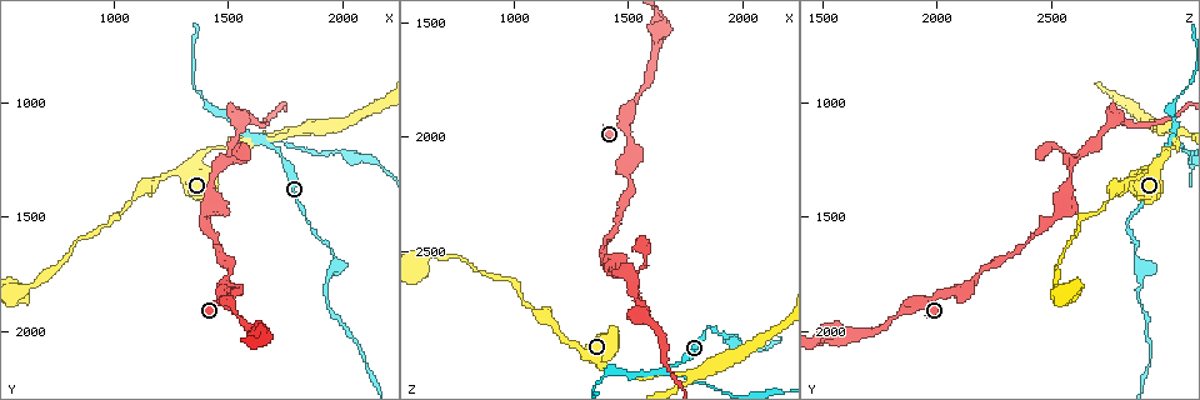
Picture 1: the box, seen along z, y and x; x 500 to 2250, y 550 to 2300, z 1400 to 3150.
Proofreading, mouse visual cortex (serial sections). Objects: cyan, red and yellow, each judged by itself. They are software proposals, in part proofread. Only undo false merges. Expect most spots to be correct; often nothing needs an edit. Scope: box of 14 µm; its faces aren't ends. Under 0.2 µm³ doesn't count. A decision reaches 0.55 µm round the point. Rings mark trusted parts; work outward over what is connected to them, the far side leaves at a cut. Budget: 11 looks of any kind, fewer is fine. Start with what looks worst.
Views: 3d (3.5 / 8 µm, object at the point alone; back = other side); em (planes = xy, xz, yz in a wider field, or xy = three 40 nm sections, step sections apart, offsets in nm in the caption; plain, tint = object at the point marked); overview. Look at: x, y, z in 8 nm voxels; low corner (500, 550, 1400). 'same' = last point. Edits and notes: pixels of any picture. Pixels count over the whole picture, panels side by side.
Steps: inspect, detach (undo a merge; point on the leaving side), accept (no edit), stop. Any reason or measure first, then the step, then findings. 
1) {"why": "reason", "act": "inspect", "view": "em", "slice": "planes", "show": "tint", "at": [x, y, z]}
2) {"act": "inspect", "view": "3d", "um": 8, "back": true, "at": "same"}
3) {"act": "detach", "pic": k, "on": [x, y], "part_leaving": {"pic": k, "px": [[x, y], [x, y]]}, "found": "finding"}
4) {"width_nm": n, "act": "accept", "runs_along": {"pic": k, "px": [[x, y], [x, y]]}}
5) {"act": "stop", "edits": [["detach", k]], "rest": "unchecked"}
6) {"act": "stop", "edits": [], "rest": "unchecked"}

{"why": "sharp bend", "act": "inspect", "view": "em", "slice": "xy", "step": 1, "show": "tint", "at": [1630, 1150, 3010]}

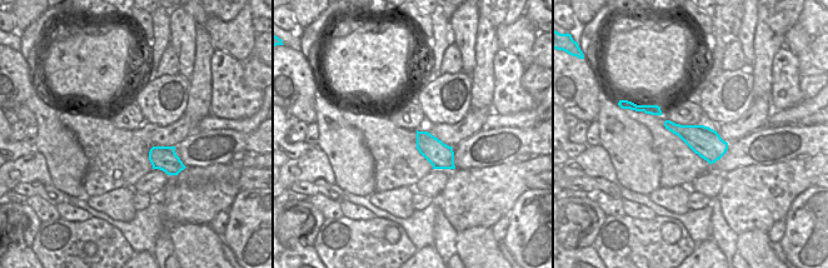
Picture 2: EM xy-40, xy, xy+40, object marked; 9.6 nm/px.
{"why": "wider look", "act": "inspect", "view": "3d", "um": 3.5, "at": "same"}

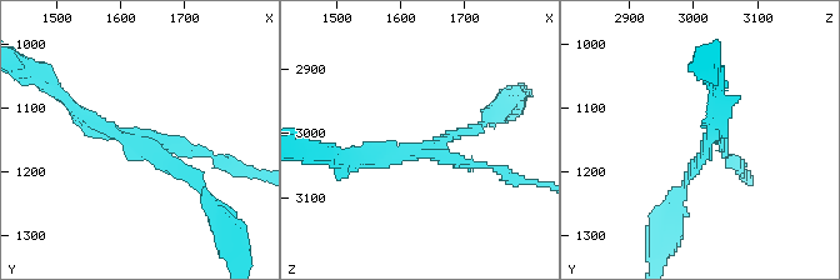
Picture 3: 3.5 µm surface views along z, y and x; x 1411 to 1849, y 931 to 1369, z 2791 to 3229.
{"act": "detach", "pic": 3, "on": [729, 163], "part_leaving": {"pic": 3, "px": [[720, 141], [749, 180]]}, "found": "a second cell is stuck on"}

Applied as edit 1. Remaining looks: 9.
{"why": "narrows sharply", "act": "inspect", "view": "3d", "um": 3.5, "at": [1430, 1320, 2580]}

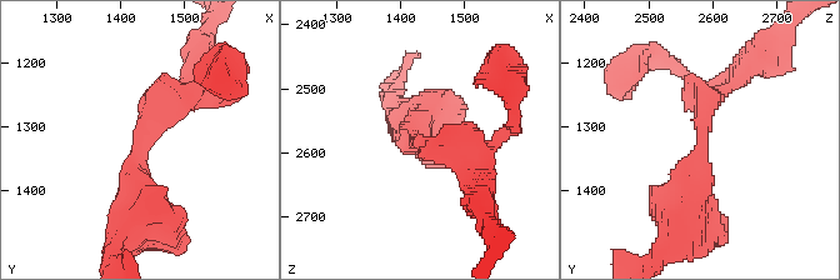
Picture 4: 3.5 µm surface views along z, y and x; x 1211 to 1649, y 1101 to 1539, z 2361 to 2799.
{"arm_widths_nm": [300, 450], "why": "need the tissue", "act": "inspect", "view": "em", "slice": "xy", "step": 1, "show": "tint", "at": [1430, 1310, 2580]}

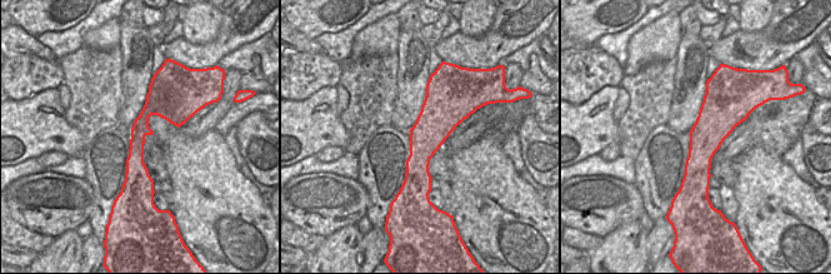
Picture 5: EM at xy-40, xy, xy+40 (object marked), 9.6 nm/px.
{"why": "another direction", "act": "inspect", "view": "em", "slice": "xy", "step": 2, "show": "tint", "at": "same"}

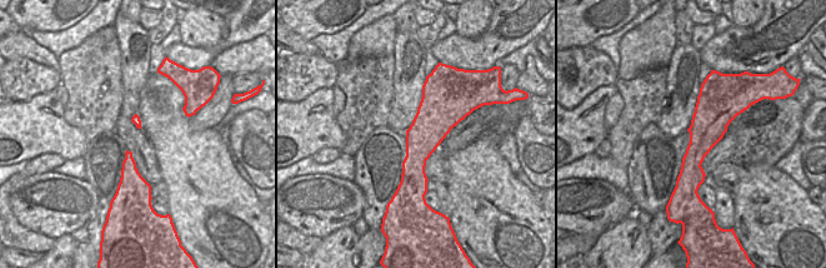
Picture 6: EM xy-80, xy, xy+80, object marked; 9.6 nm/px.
{"act": "accept", "found": "continuous, no second cell"}

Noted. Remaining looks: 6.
{"act": "inspect", "view": "3d", "um": 3.5, "at": [1560, 1080, 2770]}

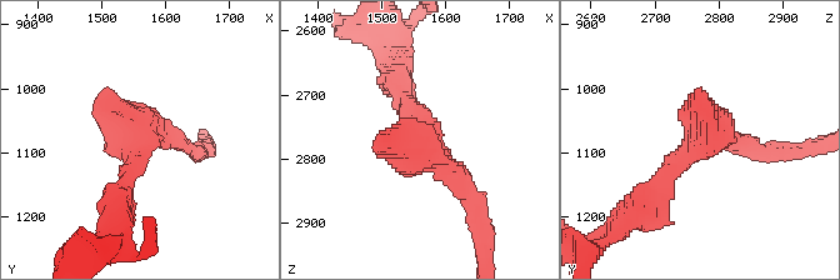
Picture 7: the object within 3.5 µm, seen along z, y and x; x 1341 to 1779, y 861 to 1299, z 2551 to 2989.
{"why": "need the tissue", "act": "inspect", "view": "em", "slice": "xy", "step": 5, "show": "tint", "at": [1555, 1090, 2760]}

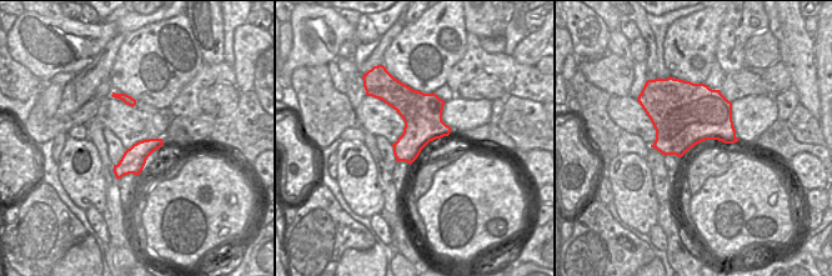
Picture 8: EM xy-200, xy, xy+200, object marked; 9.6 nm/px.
{"act": "accept", "runs_along": {"pic": 7, "px": [[396, 84], [419, 144], [465, 186]]}, "found": "one cell here"}

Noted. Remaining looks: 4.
{"why": "a narrow waist", "act": "inspect", "view": "3d", "um": 3.5, "at": [1950, 1670, 2880]}

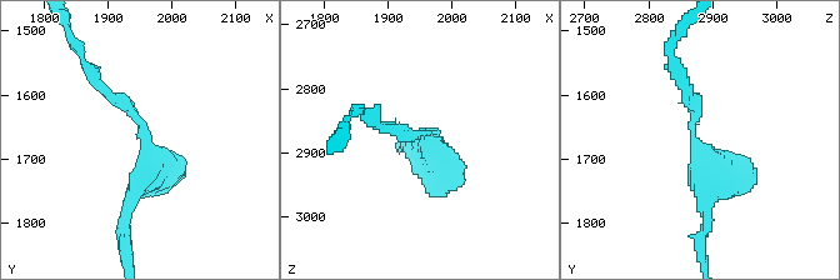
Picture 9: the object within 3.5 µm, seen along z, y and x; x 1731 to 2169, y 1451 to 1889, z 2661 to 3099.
{"act": "accept", "runs_along": {"pic": 9, "px": [[373, 119], [408, 144]]}, "found": "continuous, no second cell"}

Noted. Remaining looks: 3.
{"act": "stop", "edits": [["detach", 3]], "rest": "unchecked"}

